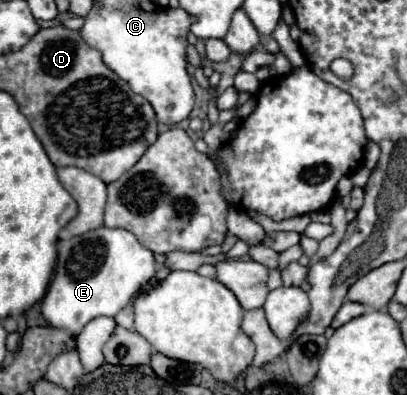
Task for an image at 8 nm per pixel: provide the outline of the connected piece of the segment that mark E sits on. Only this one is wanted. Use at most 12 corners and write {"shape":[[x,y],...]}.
{"shape":[[128,230],[58,240],[42,316],[78,336],[154,276]]}

